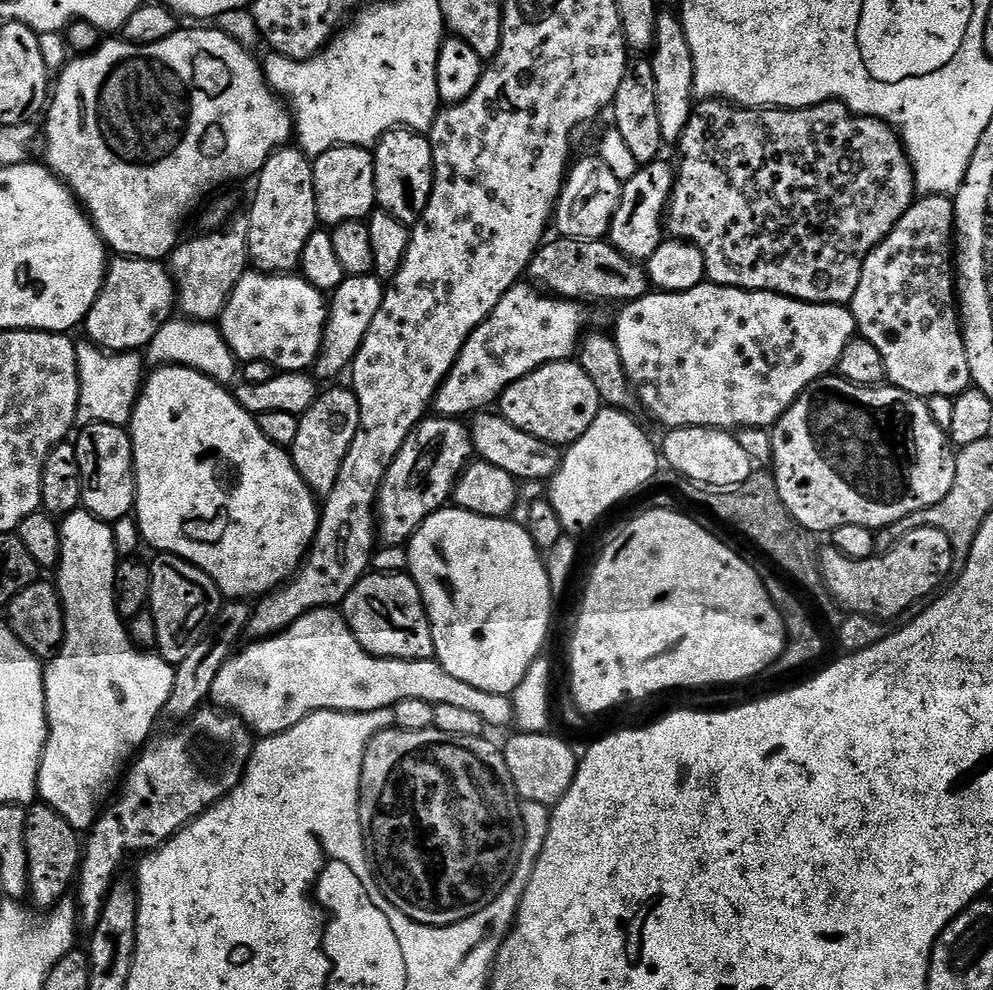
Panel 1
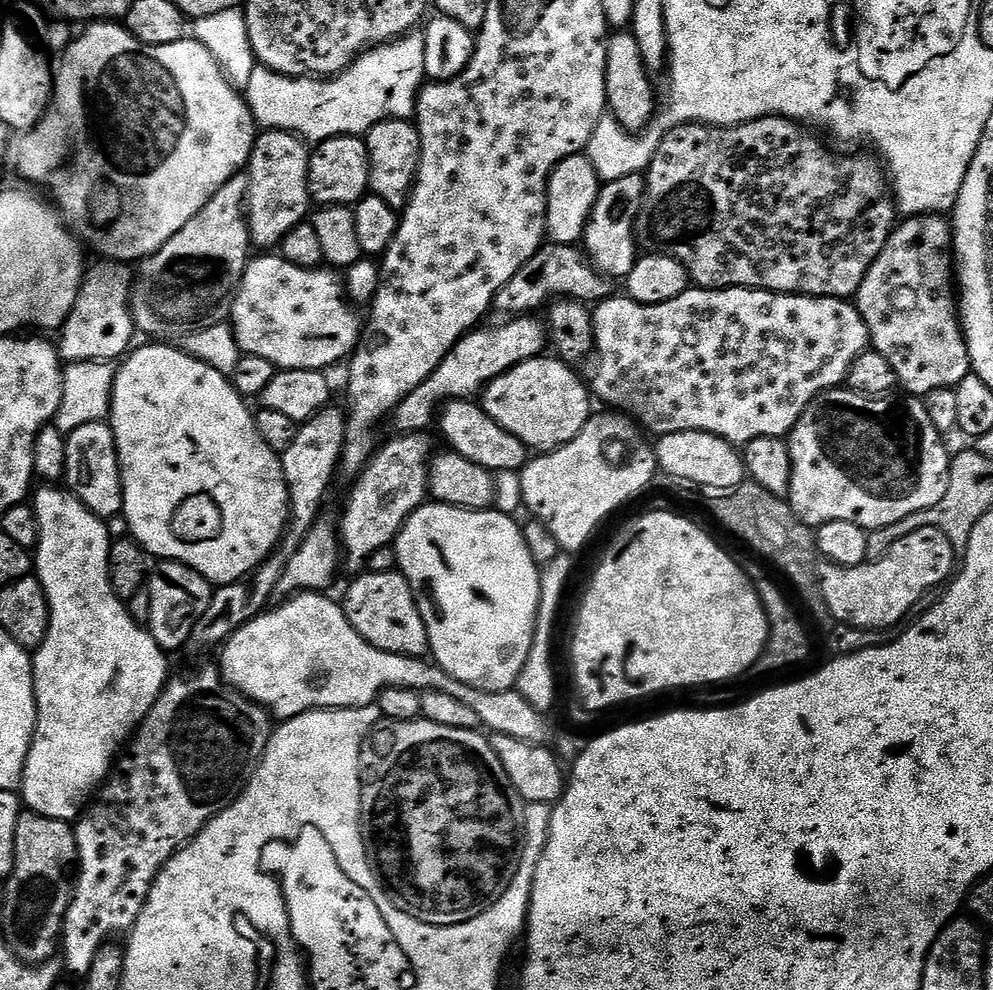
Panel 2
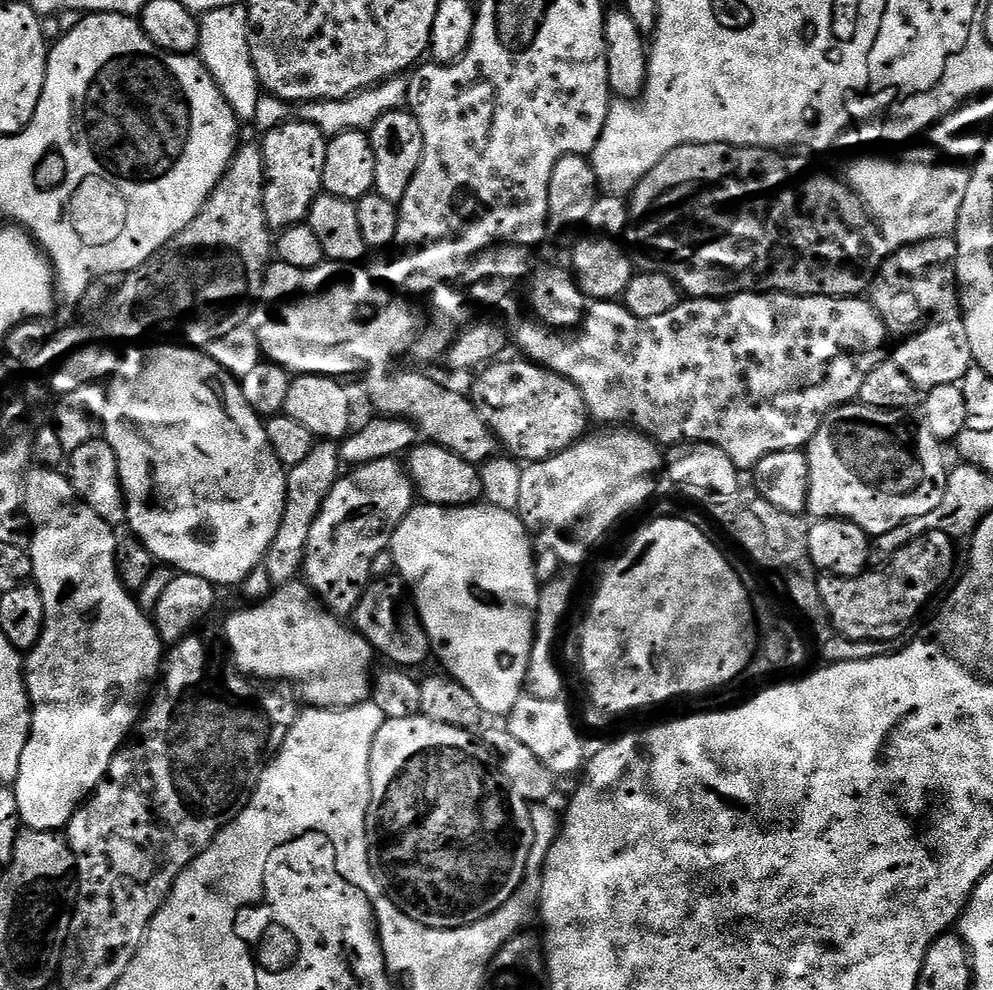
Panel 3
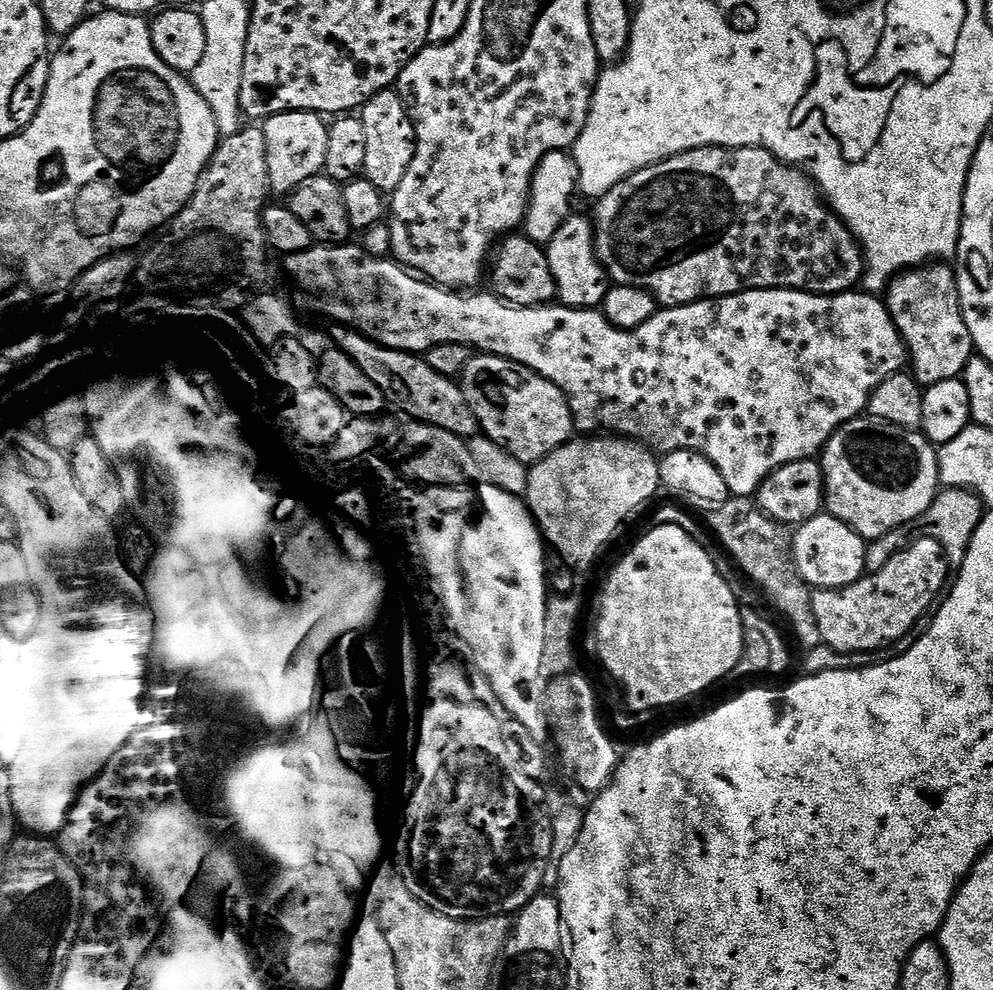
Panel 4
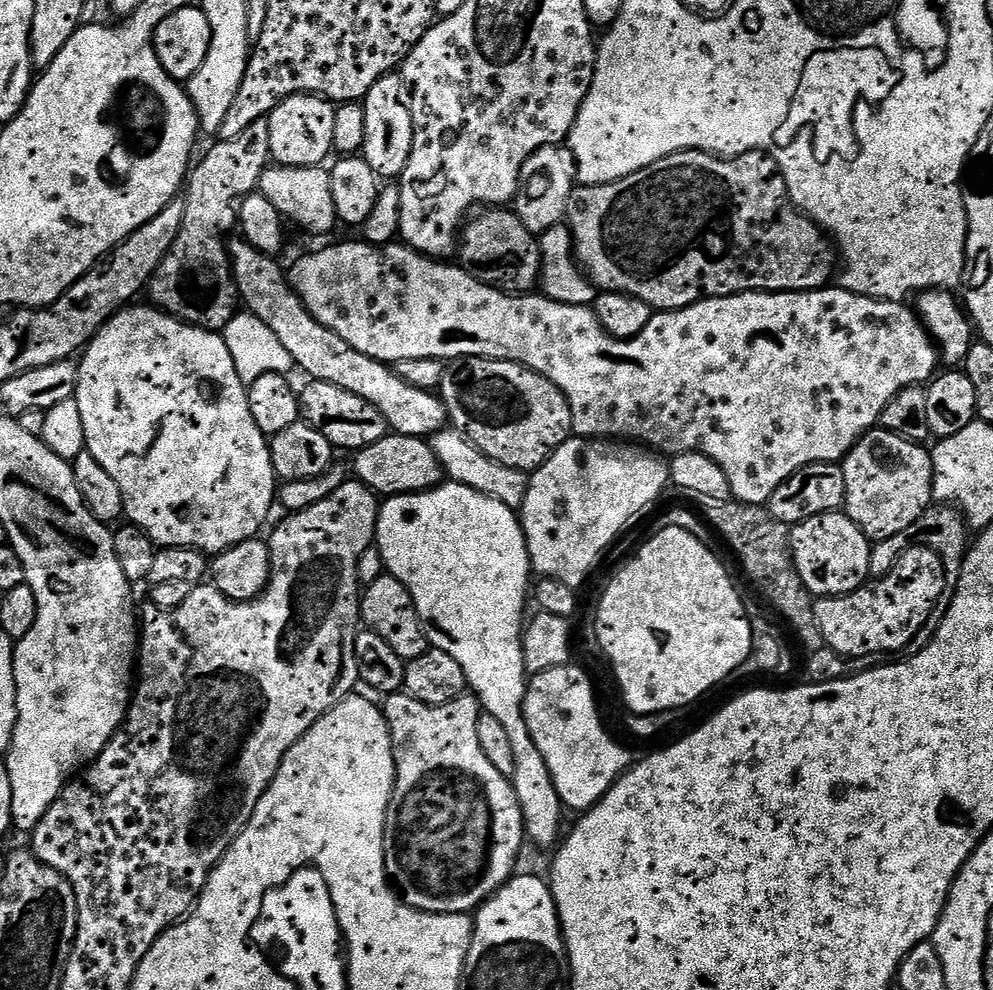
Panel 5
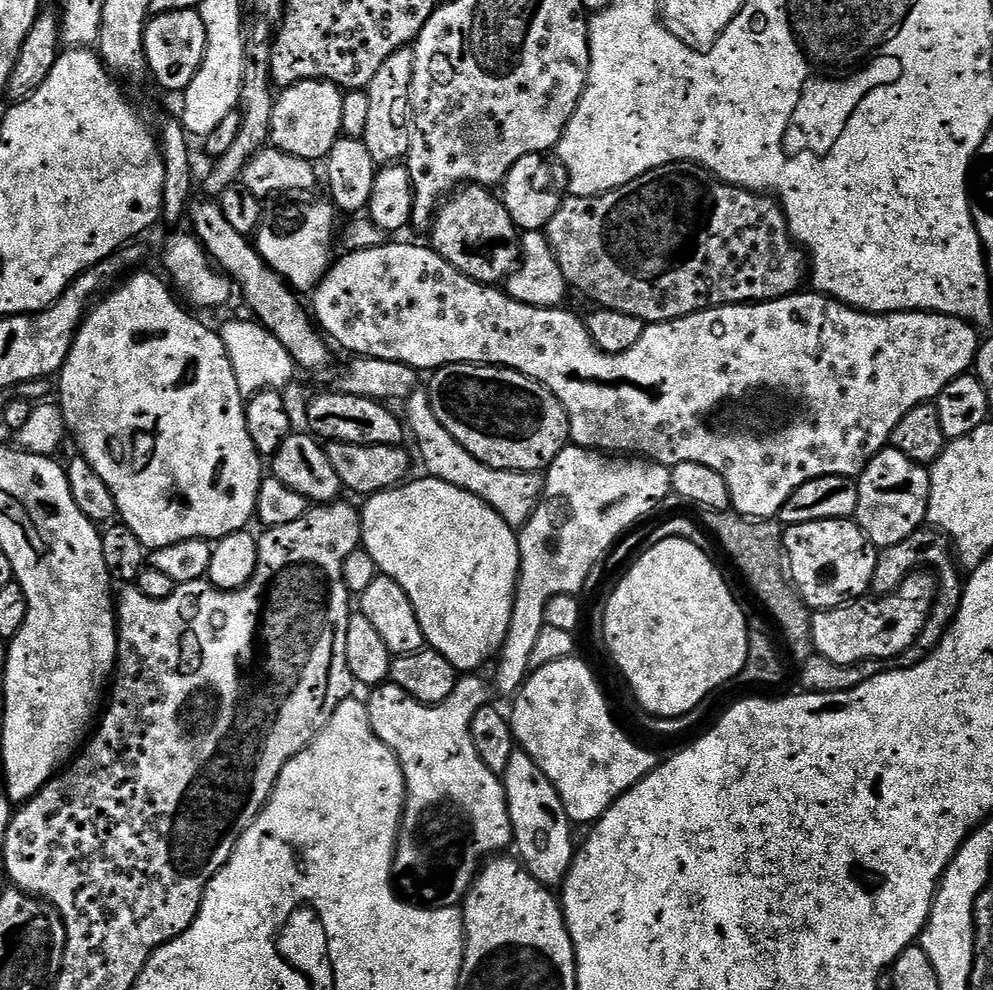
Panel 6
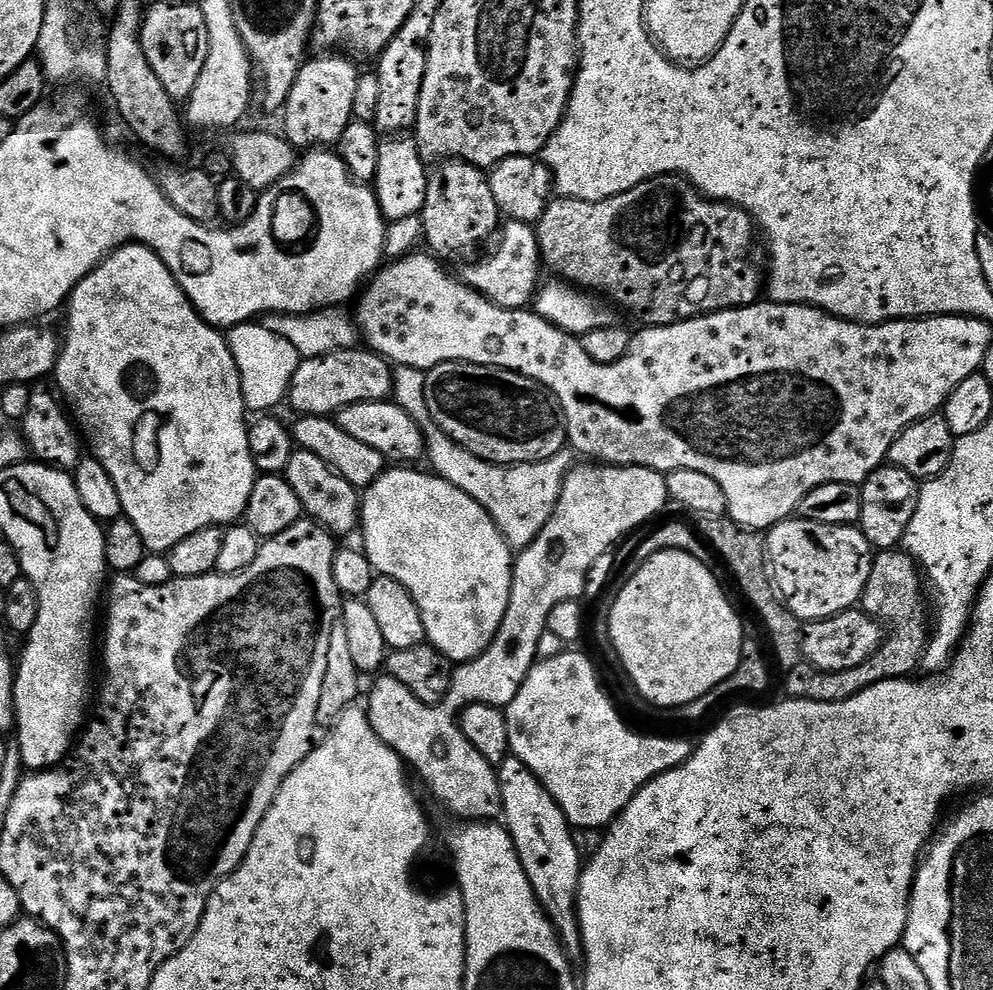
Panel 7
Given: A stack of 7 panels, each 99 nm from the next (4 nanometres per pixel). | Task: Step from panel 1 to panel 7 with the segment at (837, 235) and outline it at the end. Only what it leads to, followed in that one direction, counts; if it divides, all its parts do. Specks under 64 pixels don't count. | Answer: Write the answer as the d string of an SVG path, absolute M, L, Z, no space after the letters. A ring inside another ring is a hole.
M656 176L653 180L647 180L633 188L627 188L622 194L611 196L605 200L553 199L547 210L542 214L542 218L536 221L534 227L540 247L541 261L547 267L549 264L560 275L557 277L561 281L577 288L583 288L593 294L599 294L611 301L613 305L619 306L621 304L626 311L633 312L638 319L644 320L640 322L648 326L677 324L679 320L692 320L695 316L709 316L712 312L725 312L727 308L744 308L746 305L755 304L761 299L762 289L766 284L766 272L762 264L760 268L762 244L758 239L757 225L751 215L745 212L743 208L736 207L735 203L708 199L704 193L699 192L683 176Z

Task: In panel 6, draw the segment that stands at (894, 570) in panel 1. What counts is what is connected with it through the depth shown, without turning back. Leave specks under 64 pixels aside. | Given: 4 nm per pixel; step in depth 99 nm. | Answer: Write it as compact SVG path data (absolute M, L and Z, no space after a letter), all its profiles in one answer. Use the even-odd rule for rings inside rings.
M916 570L894 591L877 595L876 600L857 598L836 608L812 612L812 646L821 661L830 664L863 664L865 660L895 661L913 647L924 629L932 604L936 601L938 581L931 571Z

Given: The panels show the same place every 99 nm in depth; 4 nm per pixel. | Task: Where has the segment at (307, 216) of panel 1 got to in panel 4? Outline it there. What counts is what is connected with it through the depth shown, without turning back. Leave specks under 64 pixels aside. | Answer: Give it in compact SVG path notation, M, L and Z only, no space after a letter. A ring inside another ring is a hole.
M283 112L263 121L266 134L266 166L270 174L270 189L287 197L302 182L321 175L326 162L329 121L318 112Z

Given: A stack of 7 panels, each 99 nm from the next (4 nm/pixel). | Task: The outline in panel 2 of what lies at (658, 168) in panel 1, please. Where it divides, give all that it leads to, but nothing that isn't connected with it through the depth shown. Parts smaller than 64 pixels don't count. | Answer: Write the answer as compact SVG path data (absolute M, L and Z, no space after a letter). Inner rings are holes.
M640 174L609 180L601 187L592 217L588 220L588 229L584 231L582 244L592 263L609 278L627 278L630 270L634 270L638 259L636 226L644 211L645 195L646 180Z

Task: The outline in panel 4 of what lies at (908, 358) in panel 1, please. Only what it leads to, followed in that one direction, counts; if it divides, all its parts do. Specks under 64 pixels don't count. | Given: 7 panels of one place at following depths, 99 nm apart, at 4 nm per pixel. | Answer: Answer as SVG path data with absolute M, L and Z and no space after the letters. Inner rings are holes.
M929 262L893 276L886 289L886 303L894 326L900 331L904 345L908 348L910 368L920 385L927 386L963 377L964 367L966 362L970 362L974 349L970 330L966 330L966 318L962 314L956 270L951 263Z

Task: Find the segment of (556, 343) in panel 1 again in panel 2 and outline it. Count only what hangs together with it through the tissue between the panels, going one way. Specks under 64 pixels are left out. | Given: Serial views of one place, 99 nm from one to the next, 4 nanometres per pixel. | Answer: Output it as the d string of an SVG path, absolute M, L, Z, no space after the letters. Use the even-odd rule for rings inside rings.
M532 316L513 318L506 324L496 324L492 328L477 327L463 336L448 352L447 358L438 366L434 374L400 405L395 413L397 433L424 434L428 427L435 425L438 413L445 402L472 400L479 397L490 382L527 360L541 355L546 348L546 328Z

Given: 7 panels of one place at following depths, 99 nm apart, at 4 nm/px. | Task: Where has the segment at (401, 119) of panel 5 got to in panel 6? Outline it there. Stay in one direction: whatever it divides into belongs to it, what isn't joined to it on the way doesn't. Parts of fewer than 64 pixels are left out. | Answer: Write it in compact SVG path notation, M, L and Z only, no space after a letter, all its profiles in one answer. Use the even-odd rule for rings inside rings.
M411 47L398 50L382 62L382 70L374 74L374 82L367 86L370 98L370 111L366 118L366 130L362 137L366 150L370 150L370 158L378 166L387 166L403 161L412 145L412 134L416 130L416 115L412 112L412 75L414 74L414 51Z

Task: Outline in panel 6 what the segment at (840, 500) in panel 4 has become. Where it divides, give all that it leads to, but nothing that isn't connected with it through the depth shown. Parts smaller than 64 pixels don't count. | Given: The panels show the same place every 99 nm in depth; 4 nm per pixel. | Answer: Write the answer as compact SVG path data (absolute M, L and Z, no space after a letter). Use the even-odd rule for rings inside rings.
M894 447L883 448L860 472L856 480L858 506L854 522L862 531L869 544L883 550L910 538L928 519L930 502L930 472L927 467L902 454Z

